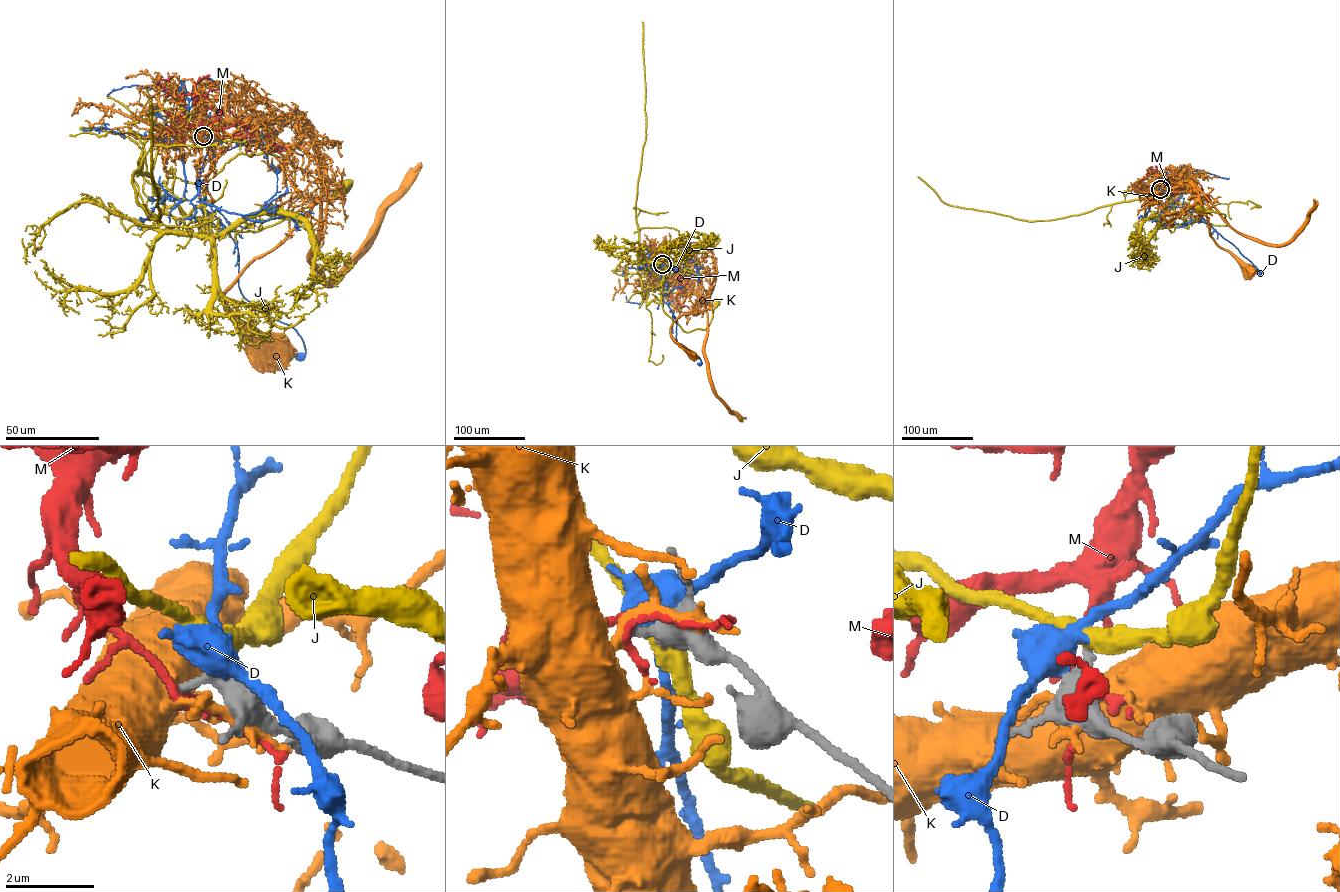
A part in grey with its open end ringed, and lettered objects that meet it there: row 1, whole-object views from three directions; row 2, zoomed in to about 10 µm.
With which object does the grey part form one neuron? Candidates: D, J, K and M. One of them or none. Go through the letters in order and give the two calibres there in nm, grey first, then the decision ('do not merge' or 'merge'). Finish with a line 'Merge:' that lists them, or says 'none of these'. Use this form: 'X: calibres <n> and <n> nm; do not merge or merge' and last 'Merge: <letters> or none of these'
D: calibres 600 and 400 nm; do not merge
J: calibres 300 and 440 nm; do not merge
K: calibres 190 and 280 nm; do not merge
M: calibres 190 and 160 nm; do not merge
Merge: none of these

